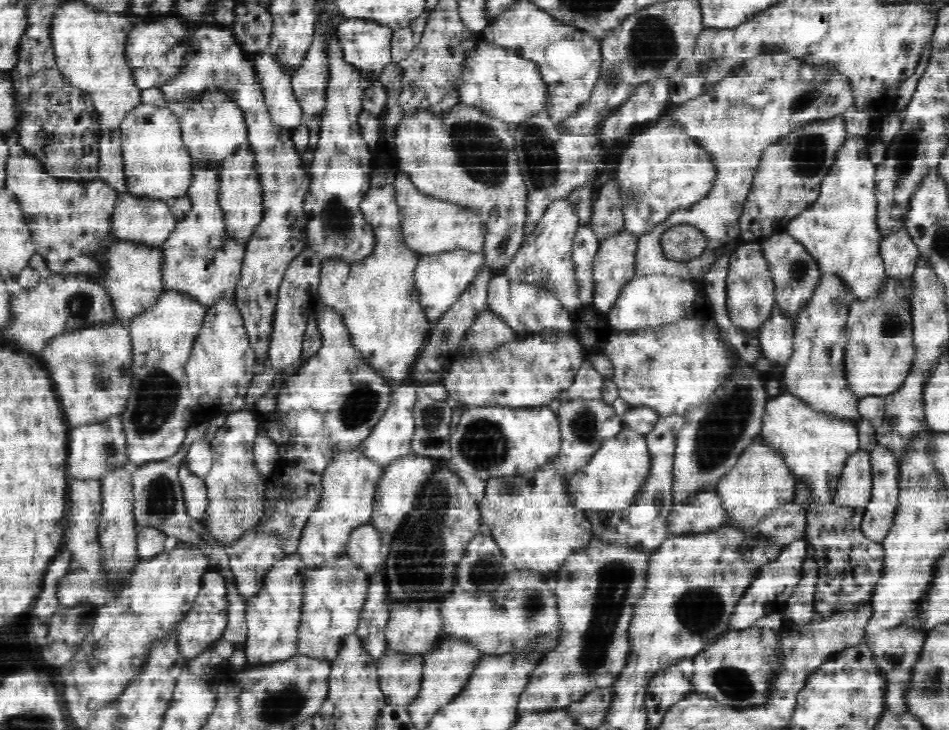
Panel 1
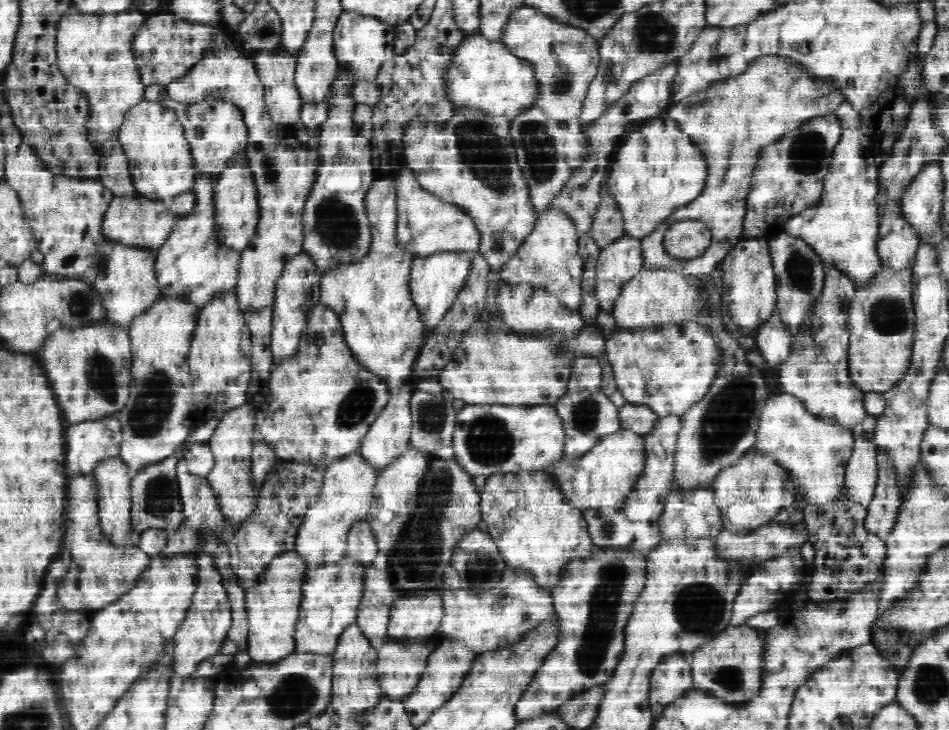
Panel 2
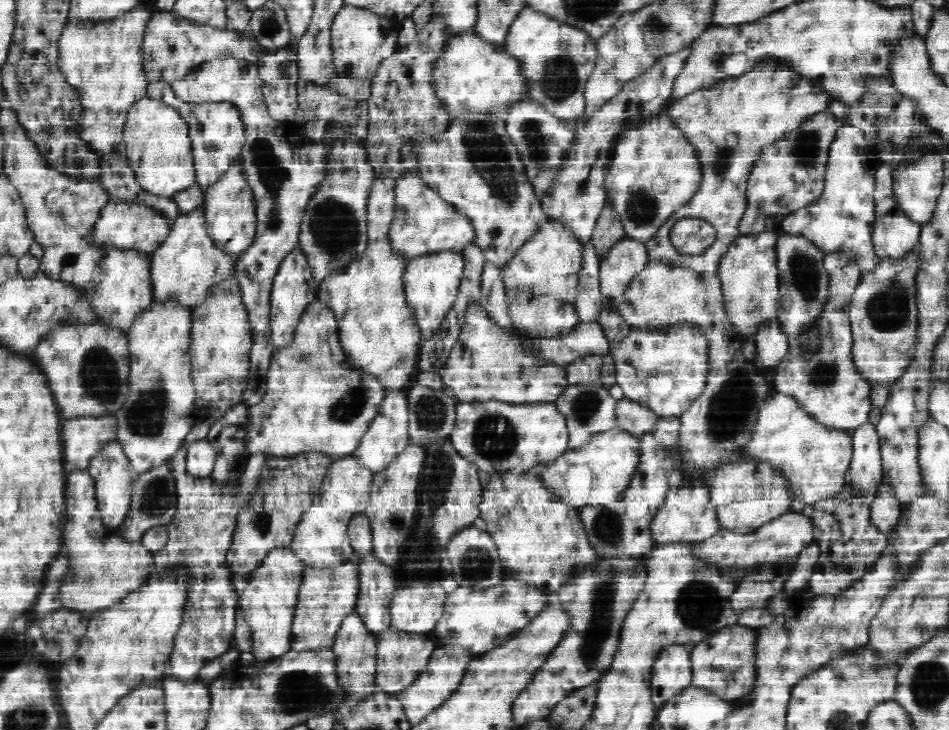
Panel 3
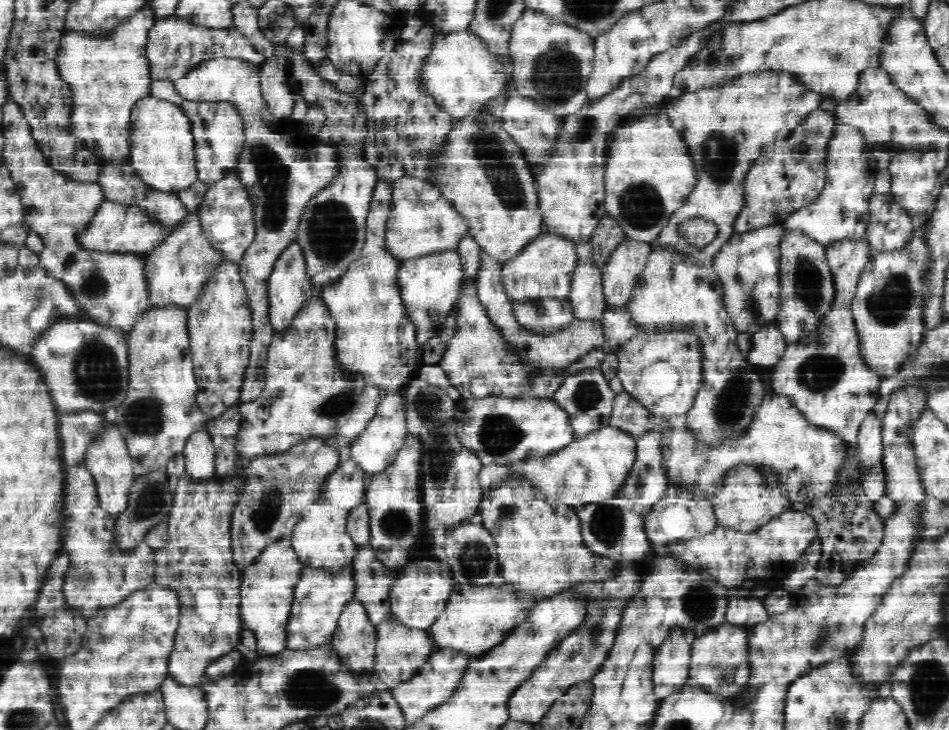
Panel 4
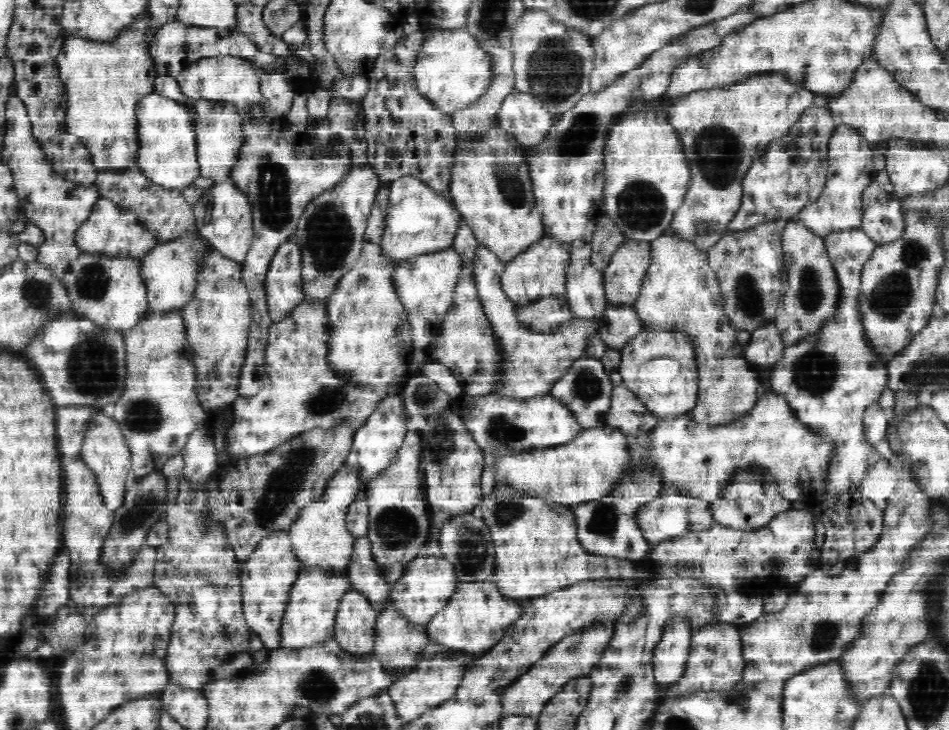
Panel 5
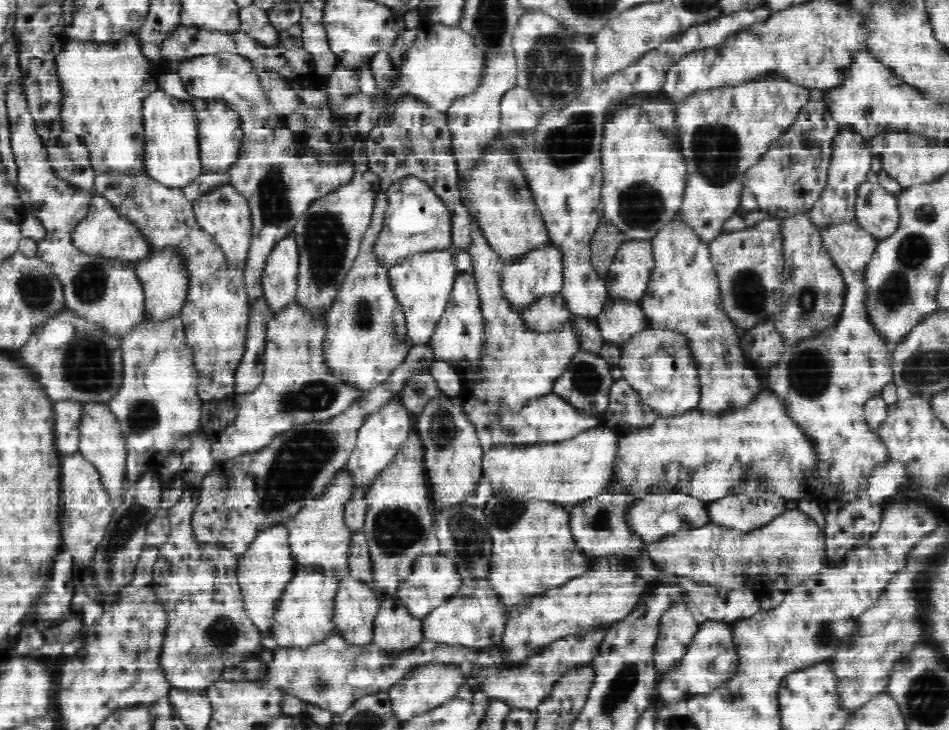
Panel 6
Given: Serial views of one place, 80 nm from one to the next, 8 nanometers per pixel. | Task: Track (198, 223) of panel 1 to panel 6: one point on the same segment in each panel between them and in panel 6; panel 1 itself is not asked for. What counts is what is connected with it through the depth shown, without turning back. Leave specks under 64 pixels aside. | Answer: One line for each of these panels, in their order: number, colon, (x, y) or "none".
2: (190, 265)
3: (183, 269)
4: (175, 271)
5: (169, 271)
6: (162, 275)

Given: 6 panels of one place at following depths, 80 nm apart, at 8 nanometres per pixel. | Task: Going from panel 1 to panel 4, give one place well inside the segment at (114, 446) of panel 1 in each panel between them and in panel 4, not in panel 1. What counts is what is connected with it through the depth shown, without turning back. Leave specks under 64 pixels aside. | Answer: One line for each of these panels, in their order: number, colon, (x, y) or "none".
2: (88, 442)
3: (83, 437)
4: (77, 429)

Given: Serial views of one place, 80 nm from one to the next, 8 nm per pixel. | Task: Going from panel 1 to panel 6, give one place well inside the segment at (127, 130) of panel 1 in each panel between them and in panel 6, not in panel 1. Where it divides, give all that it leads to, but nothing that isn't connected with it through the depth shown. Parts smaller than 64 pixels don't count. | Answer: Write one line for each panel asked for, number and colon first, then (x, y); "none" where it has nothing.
2: (152, 138)
3: (158, 146)
4: (162, 148)
5: (167, 155)
6: (173, 158)

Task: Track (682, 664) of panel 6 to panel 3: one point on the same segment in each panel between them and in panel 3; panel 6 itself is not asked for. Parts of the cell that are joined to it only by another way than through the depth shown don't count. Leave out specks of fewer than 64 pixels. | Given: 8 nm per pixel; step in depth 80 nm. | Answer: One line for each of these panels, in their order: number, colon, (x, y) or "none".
3: (724, 664)
4: (719, 663)
5: (715, 662)

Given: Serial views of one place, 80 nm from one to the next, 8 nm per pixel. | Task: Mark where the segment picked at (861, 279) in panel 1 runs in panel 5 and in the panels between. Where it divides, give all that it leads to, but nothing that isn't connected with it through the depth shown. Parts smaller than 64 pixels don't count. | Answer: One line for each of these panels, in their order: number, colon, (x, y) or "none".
2: (842, 226)
3: (842, 218)
4: (841, 210)
5: (839, 206)

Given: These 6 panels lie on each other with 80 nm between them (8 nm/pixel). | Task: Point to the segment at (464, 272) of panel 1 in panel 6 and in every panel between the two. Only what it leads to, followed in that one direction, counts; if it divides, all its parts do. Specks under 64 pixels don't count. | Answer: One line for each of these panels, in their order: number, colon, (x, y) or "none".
2: (435, 280)
3: (431, 282)
4: (429, 285)
5: (425, 284)
6: (422, 283)

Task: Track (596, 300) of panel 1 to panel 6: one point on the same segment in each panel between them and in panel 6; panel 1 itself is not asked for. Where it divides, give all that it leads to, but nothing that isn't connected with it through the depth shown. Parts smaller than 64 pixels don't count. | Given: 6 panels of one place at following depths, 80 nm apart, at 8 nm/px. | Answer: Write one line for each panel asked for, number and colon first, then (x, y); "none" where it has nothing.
2: (623, 259)
3: (628, 257)
4: (621, 273)
5: (624, 277)
6: (630, 272)

